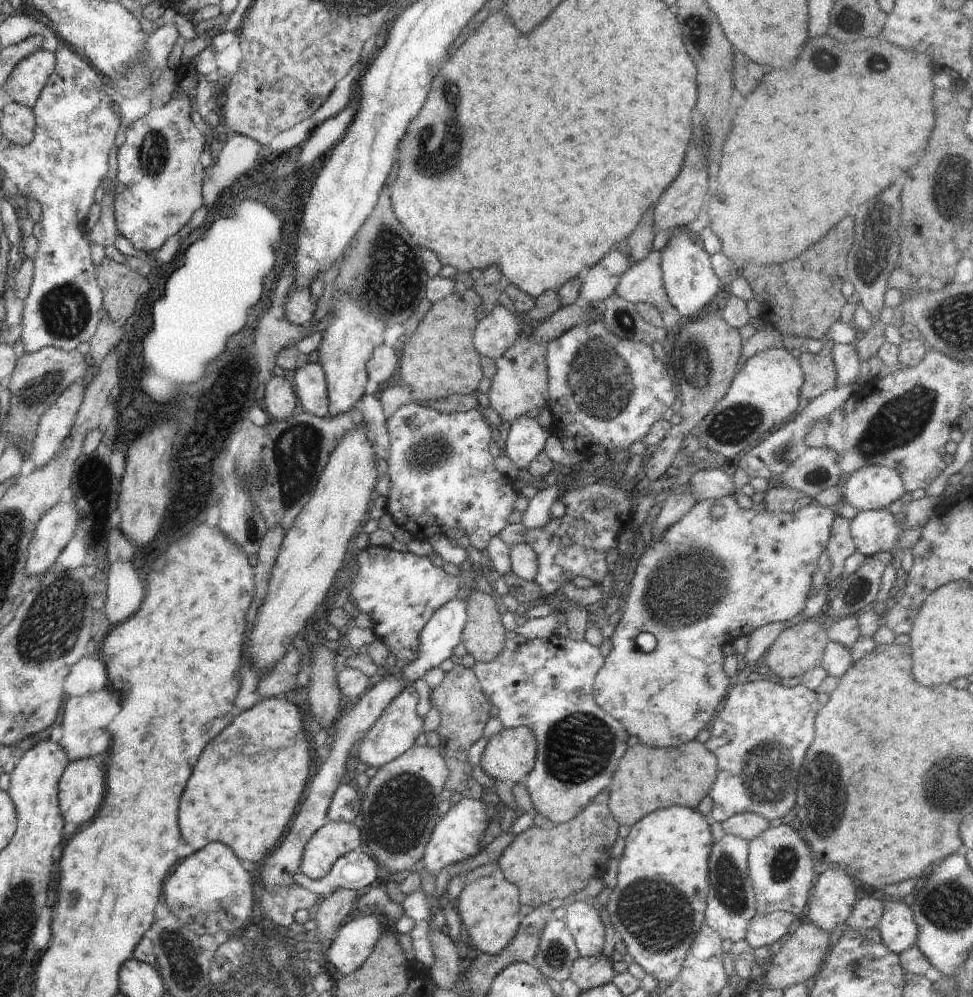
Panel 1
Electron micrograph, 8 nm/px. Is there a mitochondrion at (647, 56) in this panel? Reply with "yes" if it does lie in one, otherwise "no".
no

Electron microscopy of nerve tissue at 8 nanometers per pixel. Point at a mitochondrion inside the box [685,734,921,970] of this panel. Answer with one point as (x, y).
(821, 786)

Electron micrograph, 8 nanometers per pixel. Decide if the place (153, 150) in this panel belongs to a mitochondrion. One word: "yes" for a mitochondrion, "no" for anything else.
yes

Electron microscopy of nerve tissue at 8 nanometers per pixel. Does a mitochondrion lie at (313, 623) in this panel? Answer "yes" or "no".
no

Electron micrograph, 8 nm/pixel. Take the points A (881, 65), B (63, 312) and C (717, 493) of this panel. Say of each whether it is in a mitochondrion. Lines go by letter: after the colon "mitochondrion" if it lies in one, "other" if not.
A: mitochondrion
B: mitochondrion
C: other

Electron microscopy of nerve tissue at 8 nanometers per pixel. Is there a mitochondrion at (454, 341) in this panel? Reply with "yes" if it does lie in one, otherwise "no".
no

